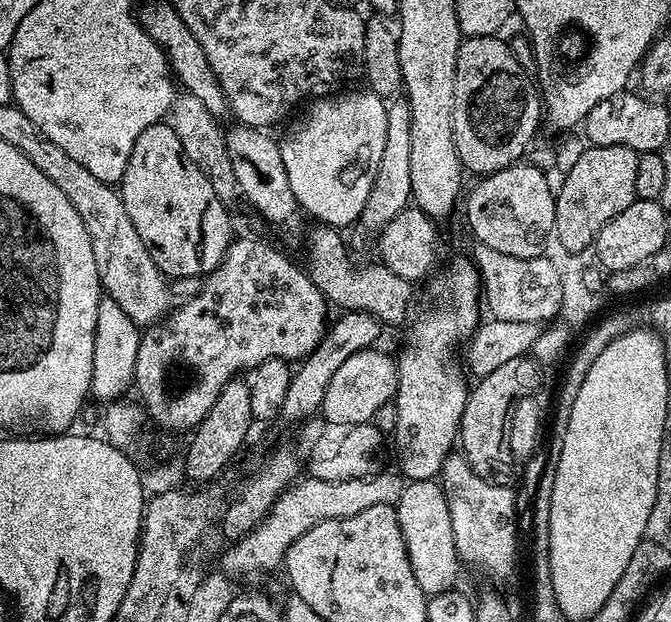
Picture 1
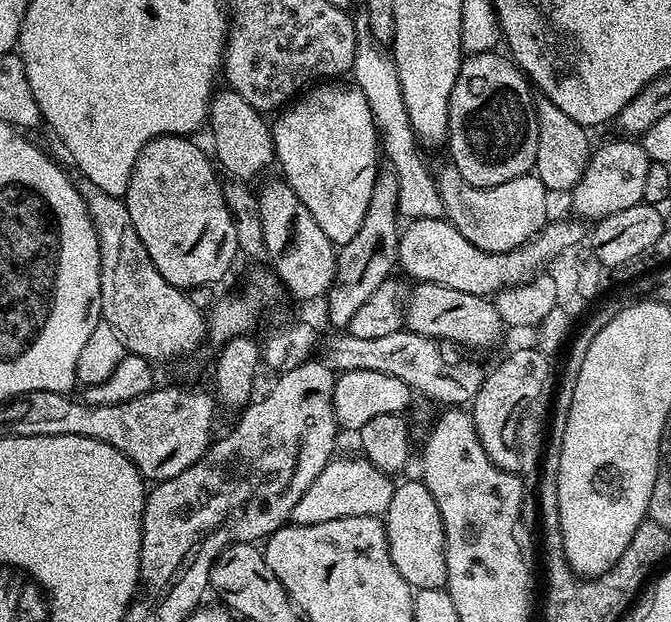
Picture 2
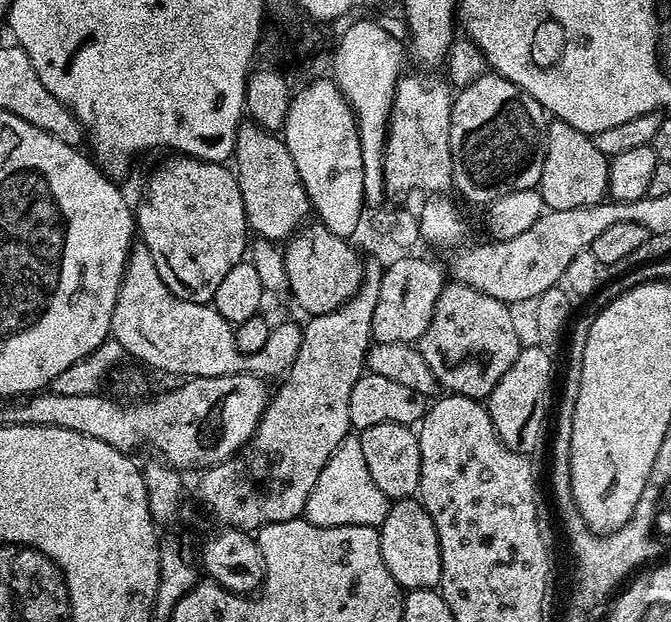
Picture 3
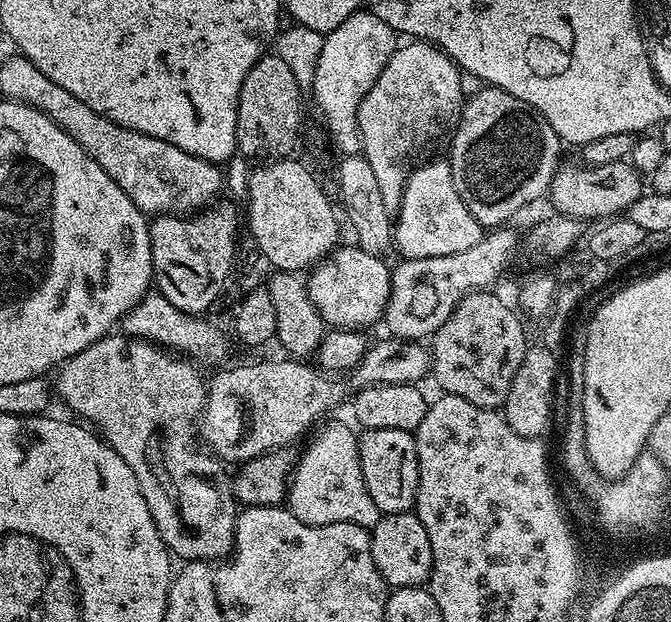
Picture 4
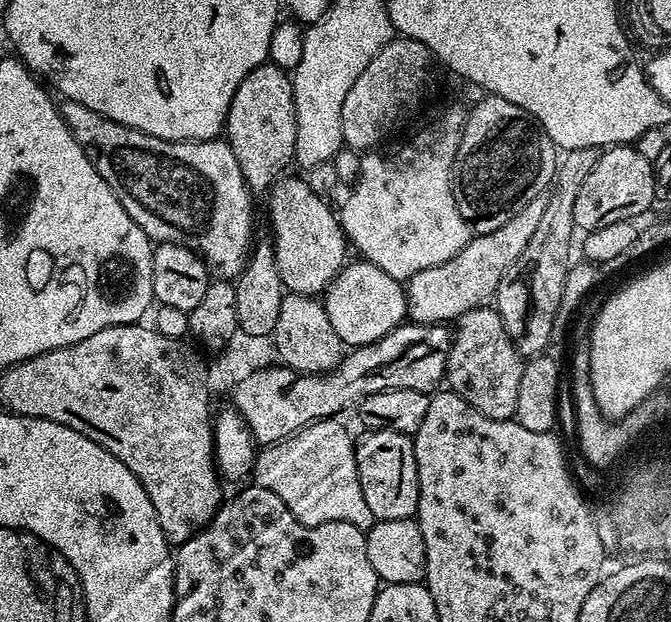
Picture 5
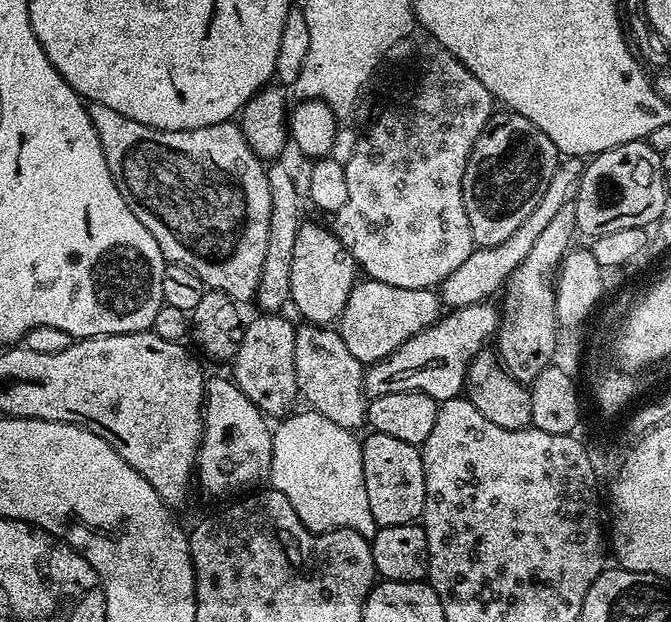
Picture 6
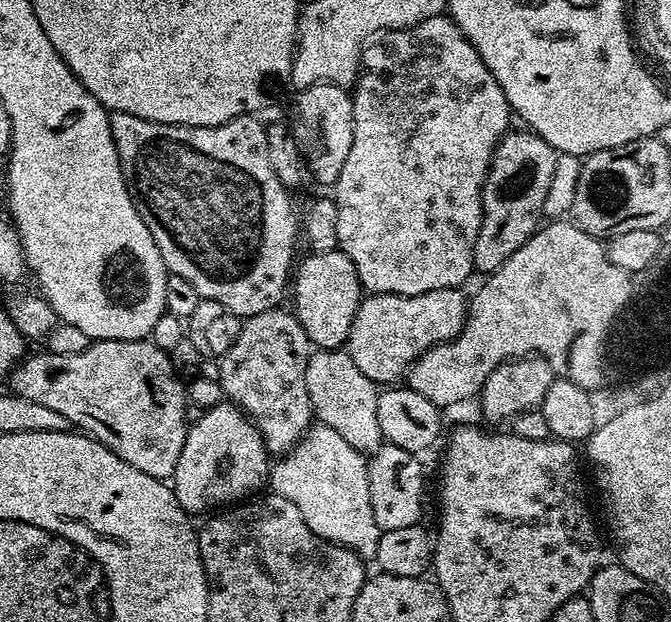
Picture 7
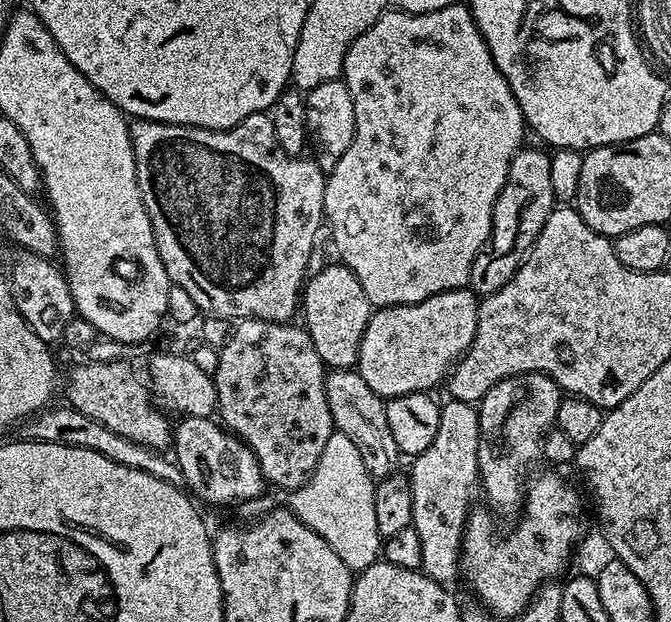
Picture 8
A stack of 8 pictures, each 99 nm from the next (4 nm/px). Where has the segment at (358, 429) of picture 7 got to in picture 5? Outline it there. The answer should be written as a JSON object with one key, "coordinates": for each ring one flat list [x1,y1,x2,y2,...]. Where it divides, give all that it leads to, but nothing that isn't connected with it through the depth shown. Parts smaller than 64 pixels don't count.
{"coordinates":[[287,293,273,336,278,344,282,364,296,372,303,372,304,375,331,372,344,357,344,345,335,333,323,303,315,297]]}

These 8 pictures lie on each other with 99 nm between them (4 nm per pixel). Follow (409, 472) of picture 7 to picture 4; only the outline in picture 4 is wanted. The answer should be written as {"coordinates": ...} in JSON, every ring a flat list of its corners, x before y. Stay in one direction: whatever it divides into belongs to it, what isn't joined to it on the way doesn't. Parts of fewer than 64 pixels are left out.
{"coordinates":[[365,429,358,438,359,462,370,498,383,515,406,512,415,507,417,496,417,448,413,433,402,430]]}

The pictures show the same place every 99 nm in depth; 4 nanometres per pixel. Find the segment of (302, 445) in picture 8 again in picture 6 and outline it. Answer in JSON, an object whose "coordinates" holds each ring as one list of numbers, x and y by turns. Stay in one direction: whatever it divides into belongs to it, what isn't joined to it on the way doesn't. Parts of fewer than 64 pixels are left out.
{"coordinates":[[256,314,252,321,246,324,241,334,241,344,237,354,230,361,231,379,235,381,241,392,246,394,254,406,260,408,268,418,283,418,293,411,292,403,298,400,298,391,295,382,295,334,297,325,291,324,284,314]]}

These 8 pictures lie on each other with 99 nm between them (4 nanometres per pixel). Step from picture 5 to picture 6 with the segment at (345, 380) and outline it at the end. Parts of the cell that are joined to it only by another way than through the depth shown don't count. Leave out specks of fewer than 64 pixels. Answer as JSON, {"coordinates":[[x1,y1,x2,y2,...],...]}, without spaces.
{"coordinates":[[483,302,453,308,428,328,423,328,414,338,402,342,386,358,371,365,364,374,364,394,375,398,382,394,399,392,421,392,438,402,457,399,464,391,464,379,468,367,479,352,485,351,484,344,498,332,498,312]]}

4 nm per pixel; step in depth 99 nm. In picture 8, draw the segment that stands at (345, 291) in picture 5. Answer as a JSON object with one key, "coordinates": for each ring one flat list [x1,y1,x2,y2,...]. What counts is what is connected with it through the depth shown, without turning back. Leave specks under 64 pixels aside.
{"coordinates":[[467,287,439,292,417,304,376,308,362,334,356,359,359,374,383,398,432,390,474,342,479,309,476,293]]}

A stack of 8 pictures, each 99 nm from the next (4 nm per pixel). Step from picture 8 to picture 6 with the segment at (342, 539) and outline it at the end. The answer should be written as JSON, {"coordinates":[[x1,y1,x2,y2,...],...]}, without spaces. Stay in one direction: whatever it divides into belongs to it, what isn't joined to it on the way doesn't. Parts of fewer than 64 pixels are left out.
{"coordinates":[[293,411,271,429,273,457,267,479,278,494,286,494,286,502,294,506,294,514,311,532,333,532,349,528,369,538,375,536,377,524,370,512,363,482,361,441,350,428,338,426,320,412]]}

